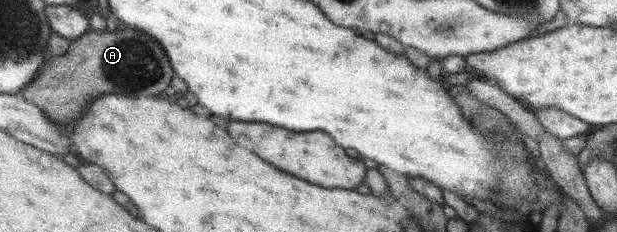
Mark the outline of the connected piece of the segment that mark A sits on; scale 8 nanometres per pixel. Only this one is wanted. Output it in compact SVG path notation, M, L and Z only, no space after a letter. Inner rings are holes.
M130 27L112 32L88 30L71 41L65 54L45 59L33 82L26 82L18 96L42 109L46 119L61 125L78 119L88 102L100 94L156 97L172 76L174 71L163 48L148 33Z

